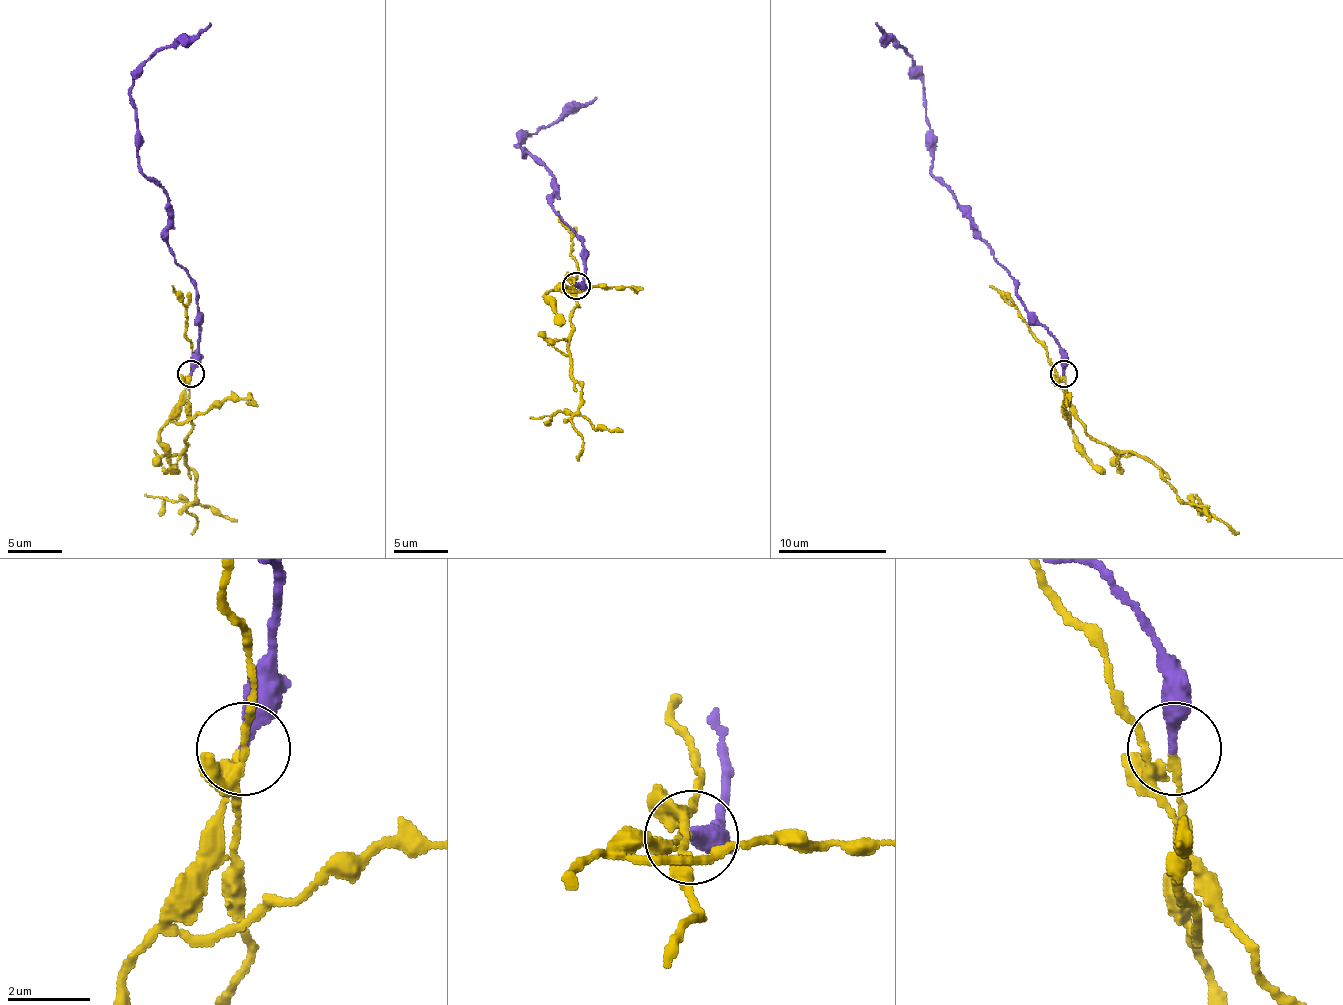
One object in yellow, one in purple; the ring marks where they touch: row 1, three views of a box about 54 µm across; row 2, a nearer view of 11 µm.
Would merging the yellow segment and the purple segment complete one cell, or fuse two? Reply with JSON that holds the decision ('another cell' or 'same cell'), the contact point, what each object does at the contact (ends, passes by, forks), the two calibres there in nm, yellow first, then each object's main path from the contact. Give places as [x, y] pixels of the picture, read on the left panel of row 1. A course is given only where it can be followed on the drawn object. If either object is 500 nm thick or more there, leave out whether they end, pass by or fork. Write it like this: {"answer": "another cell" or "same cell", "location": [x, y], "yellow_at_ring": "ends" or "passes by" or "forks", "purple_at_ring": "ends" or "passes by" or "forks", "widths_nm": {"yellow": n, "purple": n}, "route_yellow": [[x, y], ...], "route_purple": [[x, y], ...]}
{"answer": "another cell", "location": [190, 373], "yellow_at_ring": "forks", "purple_at_ring": "ends", "widths_nm": {"yellow": 200, "purple": 320}, "route_yellow": [[190, 374], [184, 404], [193, 425], [182, 450], [195, 477], [195, 499], [187, 507], [198, 520], [193, 534]], "route_purple": [[190, 374], [195, 282], [165, 239], [168, 195], [141, 171], [130, 87], [157, 52], [209, 22]]}

